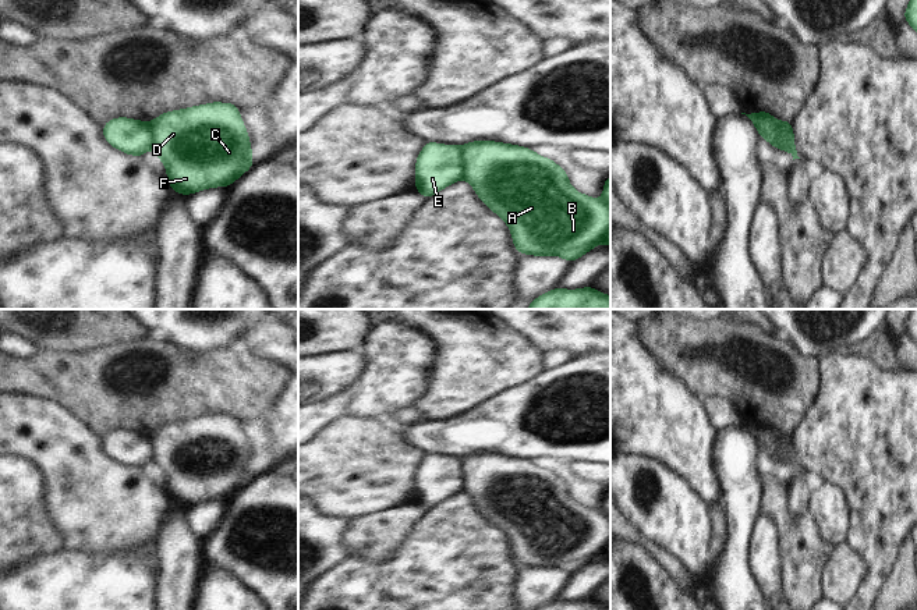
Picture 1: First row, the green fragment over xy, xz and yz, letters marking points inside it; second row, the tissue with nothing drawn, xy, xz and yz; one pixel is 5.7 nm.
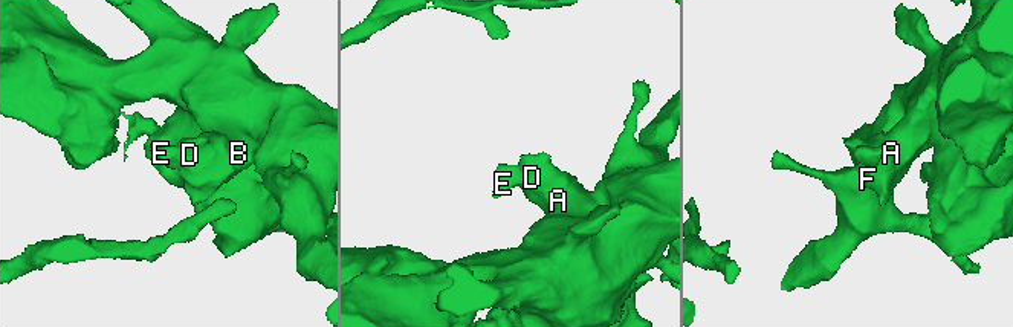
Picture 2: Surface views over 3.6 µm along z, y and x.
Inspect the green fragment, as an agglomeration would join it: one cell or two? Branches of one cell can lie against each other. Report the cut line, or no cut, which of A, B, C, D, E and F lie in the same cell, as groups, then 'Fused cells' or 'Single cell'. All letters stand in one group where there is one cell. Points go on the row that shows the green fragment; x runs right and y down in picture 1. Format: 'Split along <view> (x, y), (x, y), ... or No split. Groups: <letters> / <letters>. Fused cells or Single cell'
Split along yz (781, 131), (788, 137), (789, 151). Groups: A B C D F / E. Fused cells.

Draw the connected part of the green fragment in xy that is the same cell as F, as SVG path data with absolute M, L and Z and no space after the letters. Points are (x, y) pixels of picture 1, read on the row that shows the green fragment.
M213 102L167 111L151 123L151 130L152 149L166 166L167 182L181 195L187 196L213 187L229 188L255 164L240 109L233 103Z

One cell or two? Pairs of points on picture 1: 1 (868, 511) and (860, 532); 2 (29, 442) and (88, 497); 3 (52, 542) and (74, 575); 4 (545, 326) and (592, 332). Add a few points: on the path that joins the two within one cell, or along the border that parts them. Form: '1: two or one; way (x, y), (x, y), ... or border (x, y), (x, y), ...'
1: one; way (868, 517), (866, 527)
2: one; way (43, 453), (74, 483)
3: two; border (64, 548), (27, 561)
4: one; way (556, 326), (581, 326)

